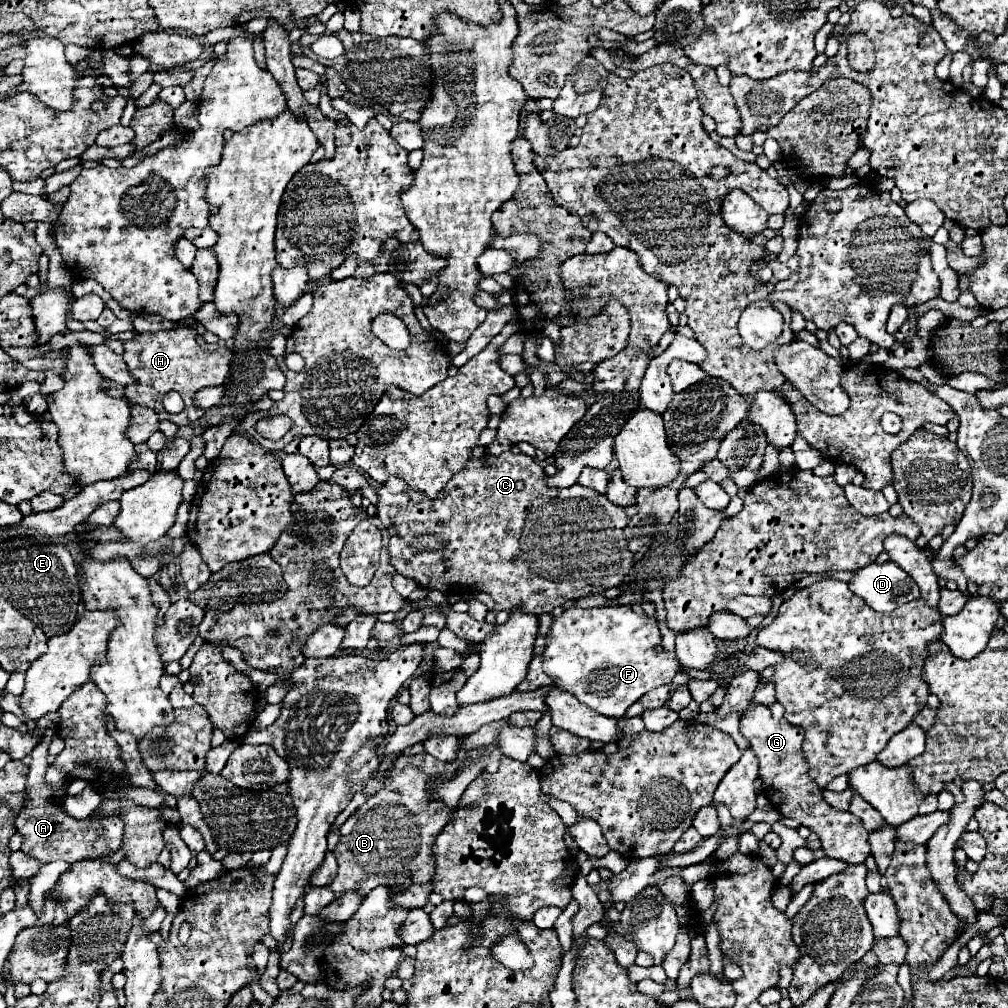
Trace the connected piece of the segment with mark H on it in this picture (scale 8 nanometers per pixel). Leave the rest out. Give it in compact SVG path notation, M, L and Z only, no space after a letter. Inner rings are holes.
M179 327L157 333L135 333L135 337L125 343L123 359L129 365L129 371L139 379L139 385L125 387L125 397L129 405L149 407L159 415L161 421L167 419L175 425L189 425L205 413L195 405L195 393L205 387L223 385L225 377L229 375L229 359L233 359L233 353L225 345L213 347L199 343L199 333L195 327ZM169 391L177 391L185 401L185 409L179 415L167 413L161 405L163 395Z

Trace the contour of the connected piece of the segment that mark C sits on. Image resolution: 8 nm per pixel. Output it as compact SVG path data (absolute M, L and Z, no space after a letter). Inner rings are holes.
M505 451L501 455L489 455L485 453L483 457L471 457L467 461L467 465L457 473L453 475L453 479L447 483L447 487L441 491L441 499L435 499L431 501L425 493L417 493L413 491L407 483L403 483L403 479L389 479L383 487L379 487L377 495L379 495L379 501L377 501L377 517L381 519L381 523L385 525L385 529L389 531L389 561L391 565L397 569L397 573L401 573L403 577L409 577L409 579L415 579L419 587L423 589L437 589L441 593L447 593L449 595L449 589L457 591L457 593L489 593L495 601L495 611L511 611L515 605L523 607L525 611L529 613L535 613L535 615L541 615L541 613L549 613L553 611L555 607L561 607L563 603L567 601L575 601L575 599L581 599L581 597L587 597L591 593L603 593L605 589L609 587L617 587L619 583L623 583L631 571L631 565L633 565L633 553L627 549L627 537L623 533L625 525L629 523L629 517L625 515L623 507L619 505L613 505L605 495L597 493L597 491L591 491L591 489L585 489L587 495L567 495L569 491L579 491L579 483L573 485L571 489L551 489L545 485L545 479L543 479L543 473L541 473L541 467L531 459L527 457L525 453L511 453L511 451ZM559 527L567 527L567 533L561 533ZM429 531L435 531L435 535L443 535L445 539L449 539L449 545L445 547L445 551L425 551L425 553L415 553L409 549L409 543L413 537L417 535L425 535Z

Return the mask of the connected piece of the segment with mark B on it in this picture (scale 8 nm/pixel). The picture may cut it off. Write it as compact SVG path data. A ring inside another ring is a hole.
M427 753L411 757L401 755L397 759L397 771L393 771L393 779L389 779L389 787L369 797L341 825L341 841L333 851L339 863L339 873L329 885L337 899L345 895L345 891L357 891L361 897L365 897L377 885L395 887L409 879L409 887L393 895L393 907L421 909L429 903L429 879L433 879L435 871L431 847L435 837L449 821L449 815L445 815L445 807L441 807L437 799L429 799L425 779L429 779L429 775L445 775L445 771L453 771L453 767L433 759ZM391 873L395 877L385 877Z

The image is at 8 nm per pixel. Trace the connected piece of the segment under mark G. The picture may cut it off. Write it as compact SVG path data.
M753 705L741 715L741 733L751 743L751 749L759 759L763 793L767 793L773 807L785 817L797 819L801 825L817 833L827 857L841 859L847 863L863 863L869 855L869 835L861 819L857 819L849 811L837 811L821 799L821 789L817 787L817 783L813 783L813 779L809 779L809 765L805 763L801 751L805 739L801 727L793 727L785 719L773 719L769 707L765 705Z

